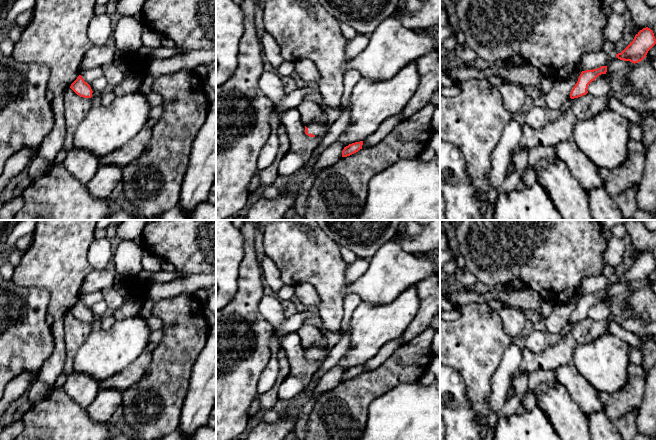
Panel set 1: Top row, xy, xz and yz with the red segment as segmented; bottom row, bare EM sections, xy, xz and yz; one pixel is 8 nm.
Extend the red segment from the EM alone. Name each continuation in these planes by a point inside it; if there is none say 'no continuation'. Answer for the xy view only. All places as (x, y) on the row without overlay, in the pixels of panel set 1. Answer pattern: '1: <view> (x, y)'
1: xy (95, 323)

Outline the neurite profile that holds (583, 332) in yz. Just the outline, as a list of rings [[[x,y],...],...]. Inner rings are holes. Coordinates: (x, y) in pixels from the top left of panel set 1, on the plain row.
[[[587,317],[574,322],[566,335],[558,337],[558,342],[543,352],[531,353],[525,347],[522,349],[522,362],[512,376],[512,382],[522,373],[553,370],[573,363],[573,352],[576,347],[589,344],[605,334],[610,334],[607,322]]]

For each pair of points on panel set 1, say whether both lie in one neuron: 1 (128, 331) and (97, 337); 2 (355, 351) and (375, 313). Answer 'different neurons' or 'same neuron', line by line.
1: same neuron
2: same neuron

